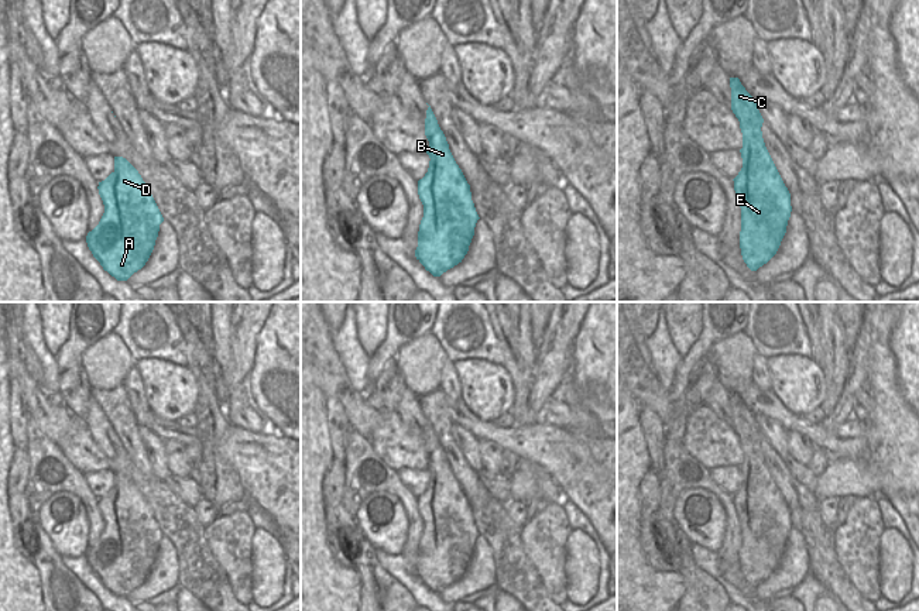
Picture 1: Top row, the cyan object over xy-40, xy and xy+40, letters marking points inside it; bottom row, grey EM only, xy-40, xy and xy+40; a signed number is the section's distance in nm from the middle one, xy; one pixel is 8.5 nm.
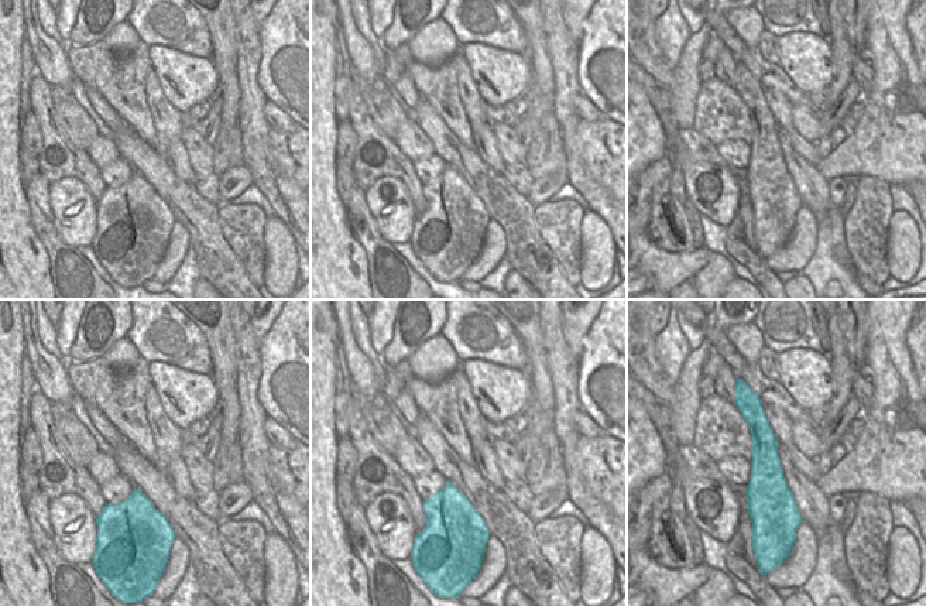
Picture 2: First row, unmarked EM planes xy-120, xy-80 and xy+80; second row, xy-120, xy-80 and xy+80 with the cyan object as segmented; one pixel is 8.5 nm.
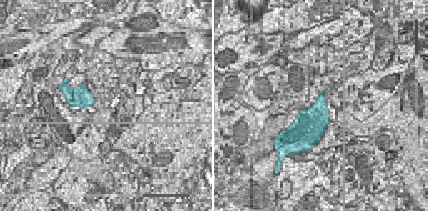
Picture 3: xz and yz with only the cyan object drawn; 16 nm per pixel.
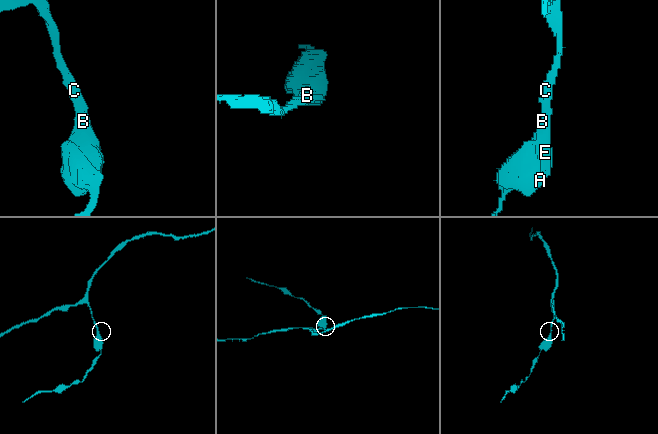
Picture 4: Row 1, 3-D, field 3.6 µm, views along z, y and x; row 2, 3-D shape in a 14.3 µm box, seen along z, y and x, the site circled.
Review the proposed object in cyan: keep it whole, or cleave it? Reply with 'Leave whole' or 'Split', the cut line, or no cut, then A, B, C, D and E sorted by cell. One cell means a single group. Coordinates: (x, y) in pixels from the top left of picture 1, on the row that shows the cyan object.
Split. Split along xy+40 (743, 167), (750, 195), (772, 198), (787, 191). Groups: A E / B C D.

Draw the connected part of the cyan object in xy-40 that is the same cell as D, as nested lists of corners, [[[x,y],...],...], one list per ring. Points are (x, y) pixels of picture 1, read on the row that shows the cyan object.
[[[114,157],[114,175],[116,196],[131,196],[136,202],[138,198],[147,198],[151,193],[138,171],[123,157]]]

